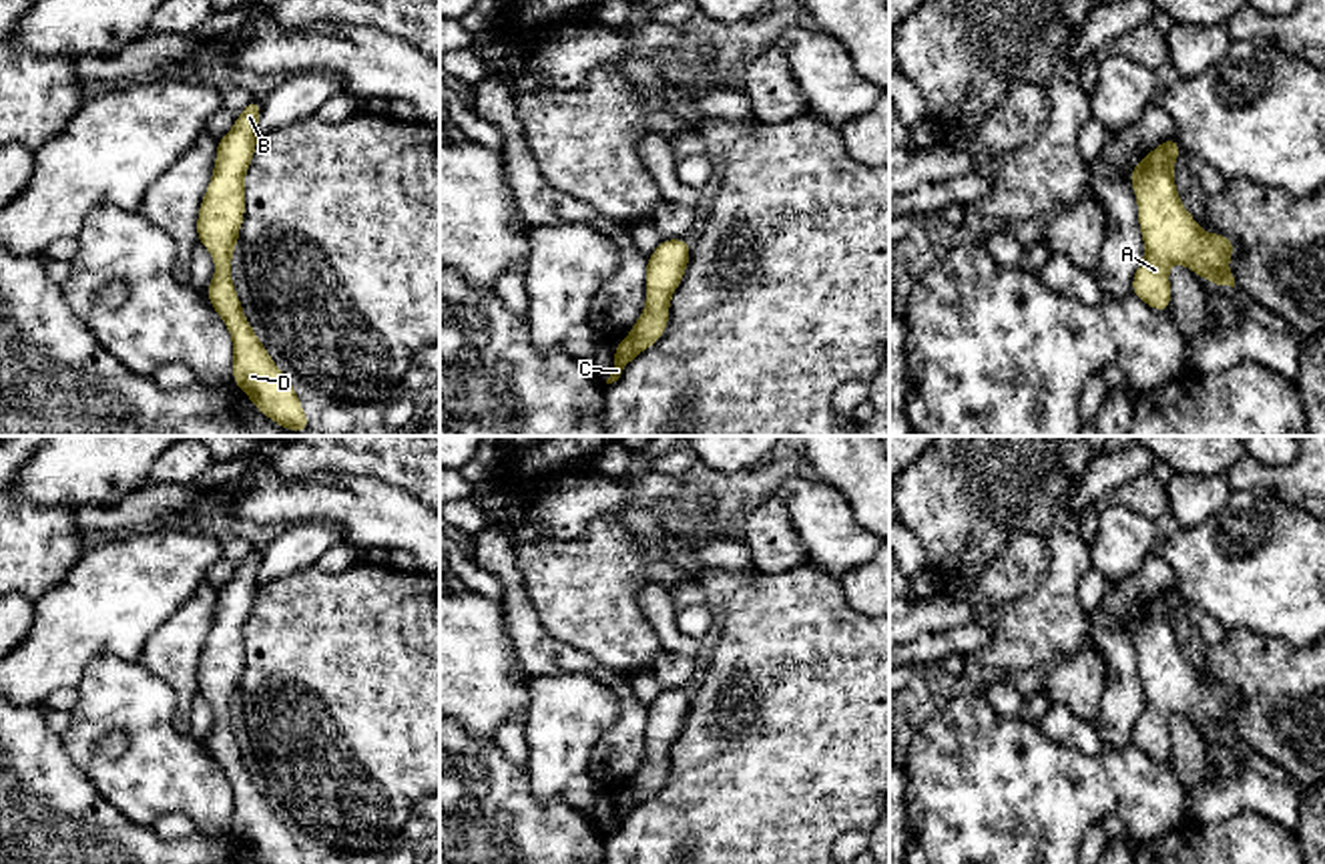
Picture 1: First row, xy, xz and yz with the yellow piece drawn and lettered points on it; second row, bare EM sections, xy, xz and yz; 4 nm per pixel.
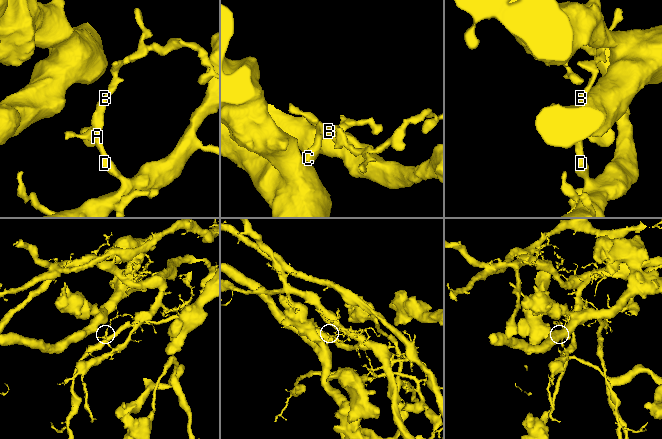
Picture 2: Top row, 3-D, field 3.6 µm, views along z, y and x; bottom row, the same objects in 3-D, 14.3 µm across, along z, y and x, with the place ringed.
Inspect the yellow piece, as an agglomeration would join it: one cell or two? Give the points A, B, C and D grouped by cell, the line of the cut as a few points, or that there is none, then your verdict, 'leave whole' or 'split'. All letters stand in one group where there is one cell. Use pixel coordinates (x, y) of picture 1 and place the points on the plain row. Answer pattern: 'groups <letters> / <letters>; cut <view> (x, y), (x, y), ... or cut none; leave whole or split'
groups A B C D; cut none; leave whole

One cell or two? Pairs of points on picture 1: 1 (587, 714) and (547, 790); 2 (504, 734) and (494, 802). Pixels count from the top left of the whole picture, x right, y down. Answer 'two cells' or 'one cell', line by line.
1: one cell
2: two cells

